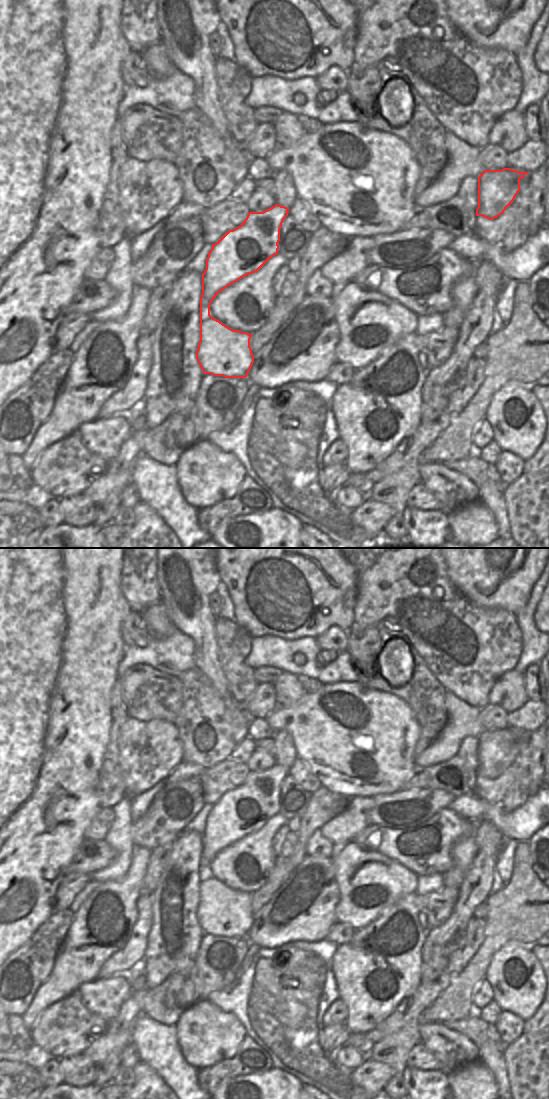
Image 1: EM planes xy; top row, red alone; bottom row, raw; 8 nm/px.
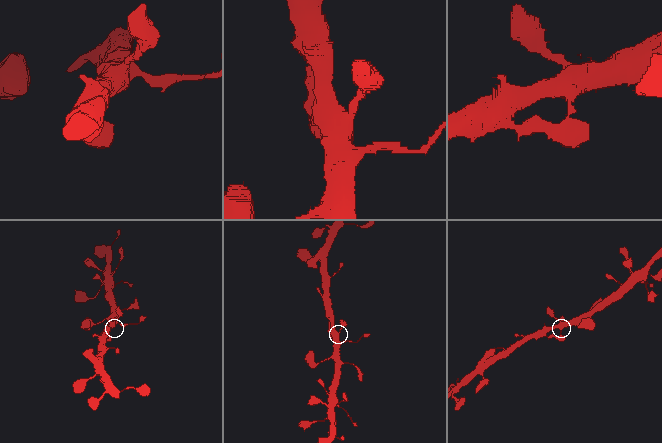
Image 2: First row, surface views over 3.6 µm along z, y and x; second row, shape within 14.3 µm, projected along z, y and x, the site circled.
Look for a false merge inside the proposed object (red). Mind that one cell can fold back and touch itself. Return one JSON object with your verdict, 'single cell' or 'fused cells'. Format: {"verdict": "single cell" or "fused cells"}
{"verdict": "single cell"}

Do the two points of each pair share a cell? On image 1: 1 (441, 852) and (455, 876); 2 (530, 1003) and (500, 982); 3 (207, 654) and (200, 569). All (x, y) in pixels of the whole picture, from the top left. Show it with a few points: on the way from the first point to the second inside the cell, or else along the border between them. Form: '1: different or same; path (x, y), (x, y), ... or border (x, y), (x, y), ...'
1: different; border (455, 843), (452, 847), (452, 864), (442, 874)
2: same; path (523, 996), (515, 988), (507, 984)
3: same; path (203, 633), (203, 599), (200, 590)

